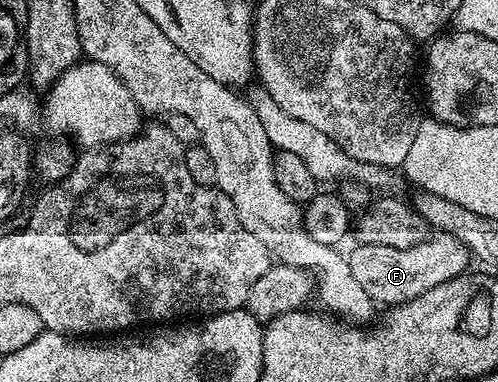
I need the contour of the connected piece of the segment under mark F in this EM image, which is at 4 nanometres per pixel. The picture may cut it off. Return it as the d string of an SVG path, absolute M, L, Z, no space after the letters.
M433 232L426 240L415 247L396 249L394 247L379 247L378 244L362 244L352 247L352 253L347 254L350 263L350 271L353 272L354 279L360 284L362 291L366 292L375 304L384 304L384 307L400 305L402 302L409 302L416 299L418 295L425 294L432 290L439 283L448 282L452 278L459 277L467 272L468 263L472 261L468 248L449 233Z

